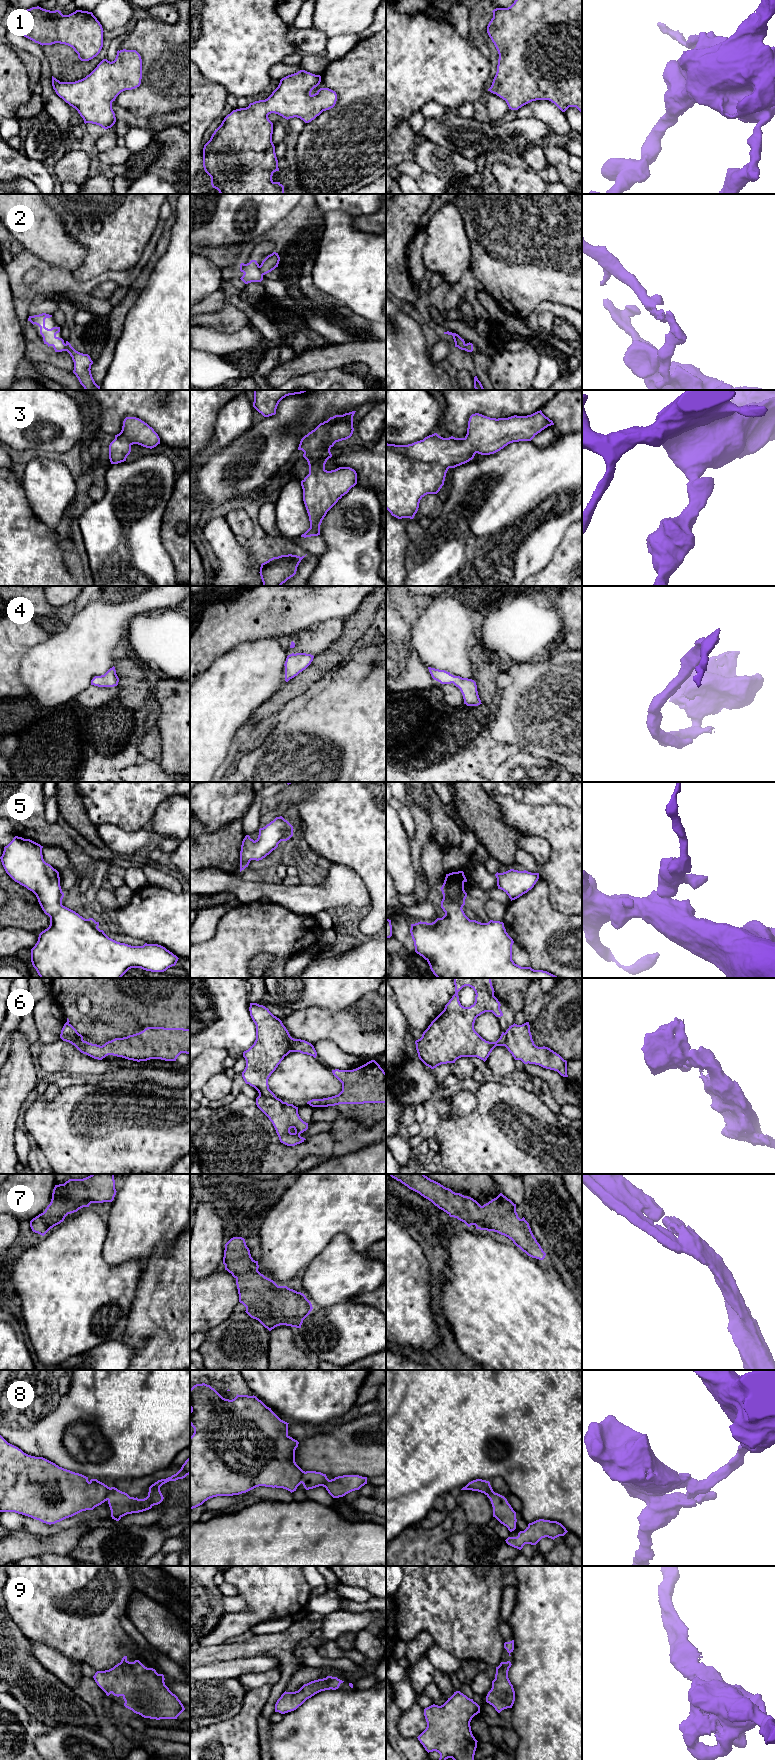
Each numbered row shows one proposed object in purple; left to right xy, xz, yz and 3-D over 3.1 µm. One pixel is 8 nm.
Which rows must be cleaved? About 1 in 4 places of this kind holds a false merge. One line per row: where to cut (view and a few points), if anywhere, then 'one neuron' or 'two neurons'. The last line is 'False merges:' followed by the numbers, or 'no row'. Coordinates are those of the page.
1: no cut | one neuron
2: xz (259, 266), (259, 270), (263, 274) | two neurons
3: no cut | one neuron
4: no cut | one neuron
5: no cut | one neuron
6: xz (259, 1094), (275, 1097) | two neurons
7: no cut | one neuron
8: xy (110, 1488), (107, 1499) | two neurons
9: no cut | one neuron
False merges: 2, 6, 8

